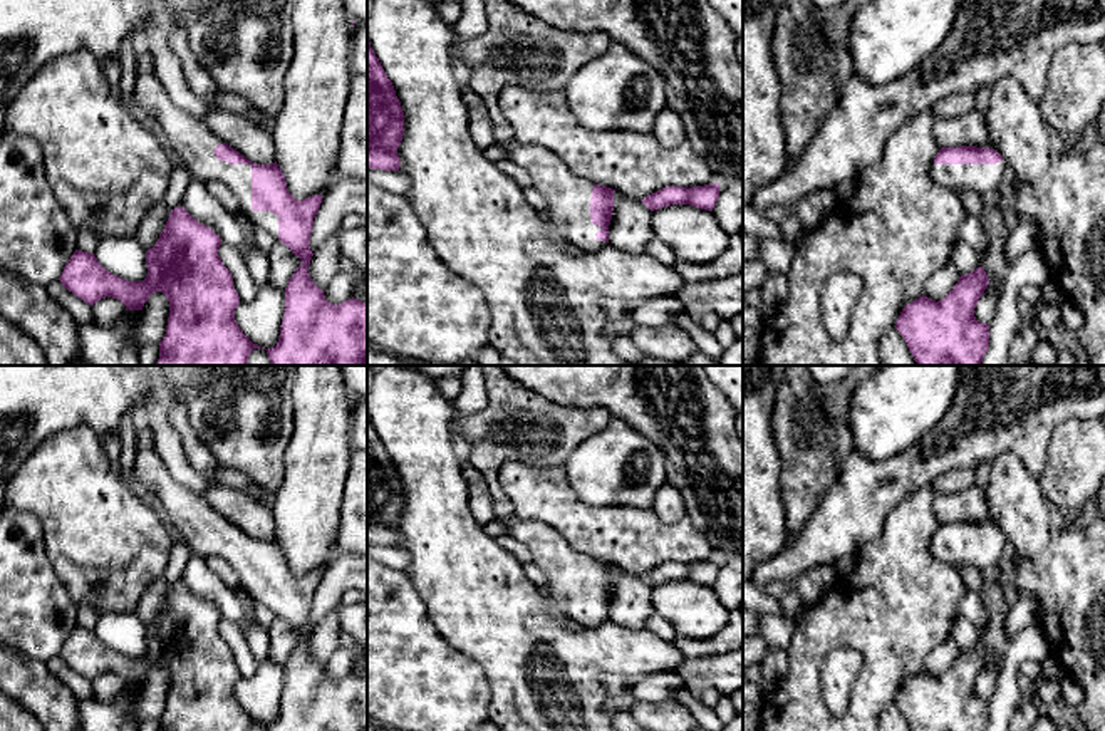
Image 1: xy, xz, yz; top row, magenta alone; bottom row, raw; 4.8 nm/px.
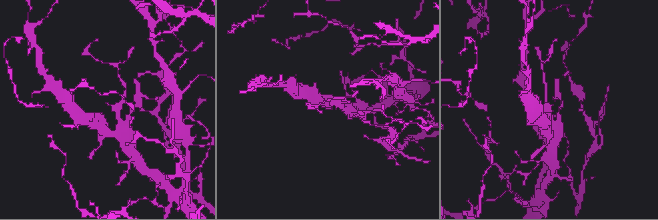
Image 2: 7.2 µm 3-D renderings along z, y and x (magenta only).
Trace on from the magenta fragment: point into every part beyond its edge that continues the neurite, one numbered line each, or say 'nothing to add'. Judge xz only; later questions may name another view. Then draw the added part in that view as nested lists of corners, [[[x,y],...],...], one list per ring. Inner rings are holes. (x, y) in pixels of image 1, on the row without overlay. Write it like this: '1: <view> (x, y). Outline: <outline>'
1: xz (567, 572). Outline: [[[511,516],[500,523],[506,526],[506,535],[528,547],[532,563],[547,577],[545,595],[572,629],[594,629],[607,620],[595,612],[602,602],[590,595],[594,558],[570,548],[563,537],[543,521]]]

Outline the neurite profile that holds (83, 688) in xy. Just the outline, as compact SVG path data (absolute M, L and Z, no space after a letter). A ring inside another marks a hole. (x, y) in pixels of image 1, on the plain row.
M60 656L49 659L45 664L75 694L77 699L94 699L92 681L69 667Z

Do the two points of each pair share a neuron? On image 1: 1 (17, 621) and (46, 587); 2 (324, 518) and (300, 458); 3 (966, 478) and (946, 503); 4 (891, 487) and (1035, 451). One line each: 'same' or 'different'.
1: same
2: same
3: different
4: same

